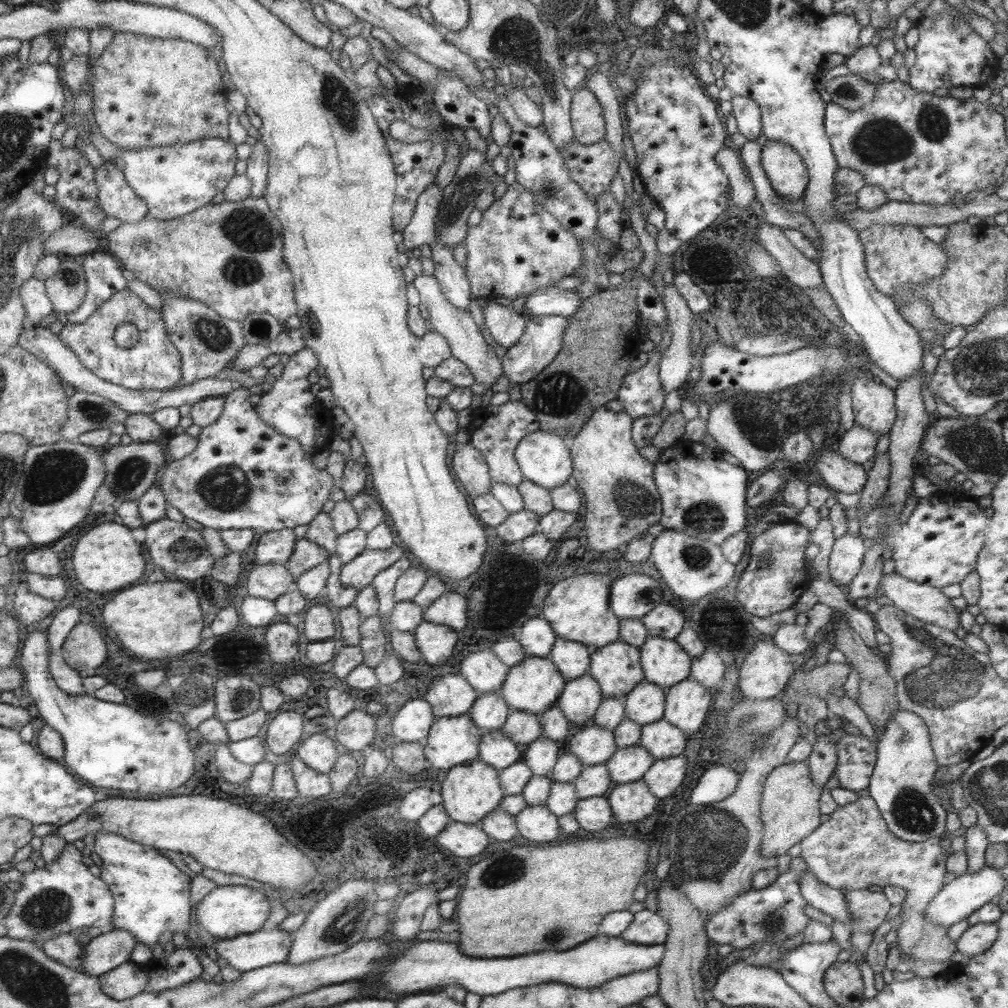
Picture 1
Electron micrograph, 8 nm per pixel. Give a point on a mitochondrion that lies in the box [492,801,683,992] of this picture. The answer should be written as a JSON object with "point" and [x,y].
{"point":[555,934]}

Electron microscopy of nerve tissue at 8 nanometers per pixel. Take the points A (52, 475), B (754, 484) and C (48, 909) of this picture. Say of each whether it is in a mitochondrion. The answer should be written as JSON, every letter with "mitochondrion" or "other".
{"A":"mitochondrion","B":"other","C":"mitochondrion"}

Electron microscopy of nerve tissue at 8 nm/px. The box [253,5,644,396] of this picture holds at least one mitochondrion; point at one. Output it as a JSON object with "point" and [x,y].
{"point":[515,37]}

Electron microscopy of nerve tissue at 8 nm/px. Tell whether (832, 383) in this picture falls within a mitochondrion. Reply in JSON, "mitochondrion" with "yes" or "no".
{"mitochondrion":"no"}

